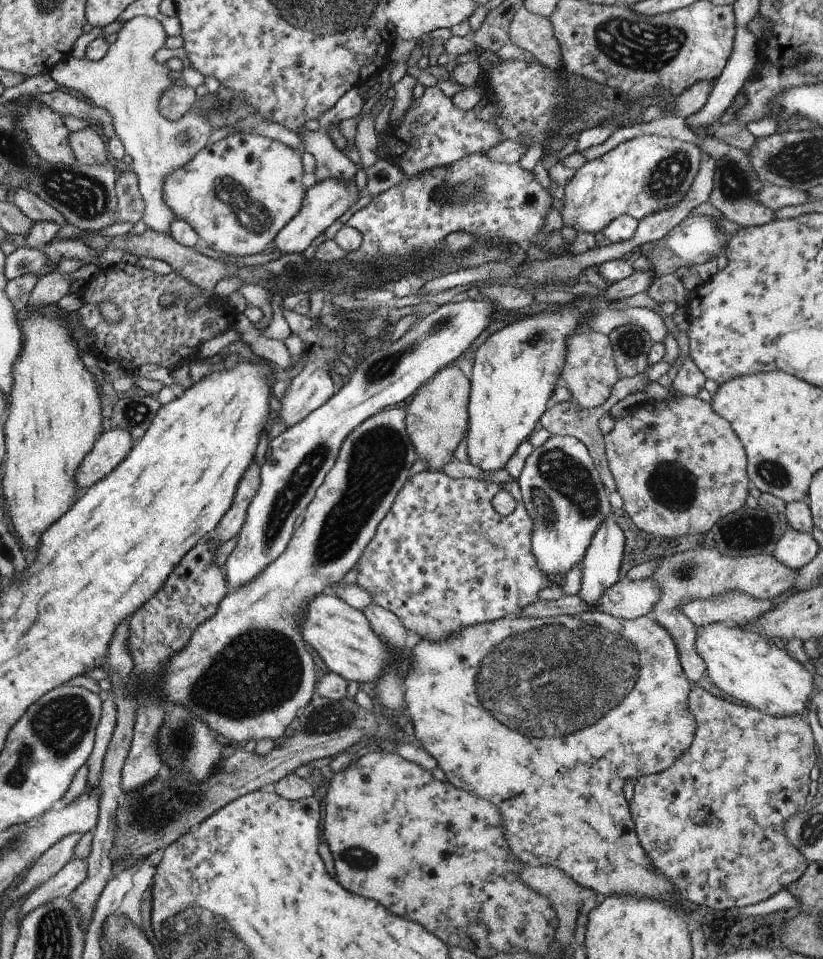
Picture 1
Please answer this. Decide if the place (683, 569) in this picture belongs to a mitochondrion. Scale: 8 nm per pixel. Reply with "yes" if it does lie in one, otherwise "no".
yes

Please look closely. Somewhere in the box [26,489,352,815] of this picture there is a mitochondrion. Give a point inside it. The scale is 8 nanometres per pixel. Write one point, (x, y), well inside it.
(256, 671)

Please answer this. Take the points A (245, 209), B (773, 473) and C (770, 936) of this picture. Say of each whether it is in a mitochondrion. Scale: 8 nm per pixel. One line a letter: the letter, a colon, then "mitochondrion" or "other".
A: mitochondrion
B: mitochondrion
C: other

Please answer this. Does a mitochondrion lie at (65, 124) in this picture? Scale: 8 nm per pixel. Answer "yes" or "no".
no

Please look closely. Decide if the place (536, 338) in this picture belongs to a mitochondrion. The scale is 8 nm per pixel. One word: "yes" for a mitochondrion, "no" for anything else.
yes

